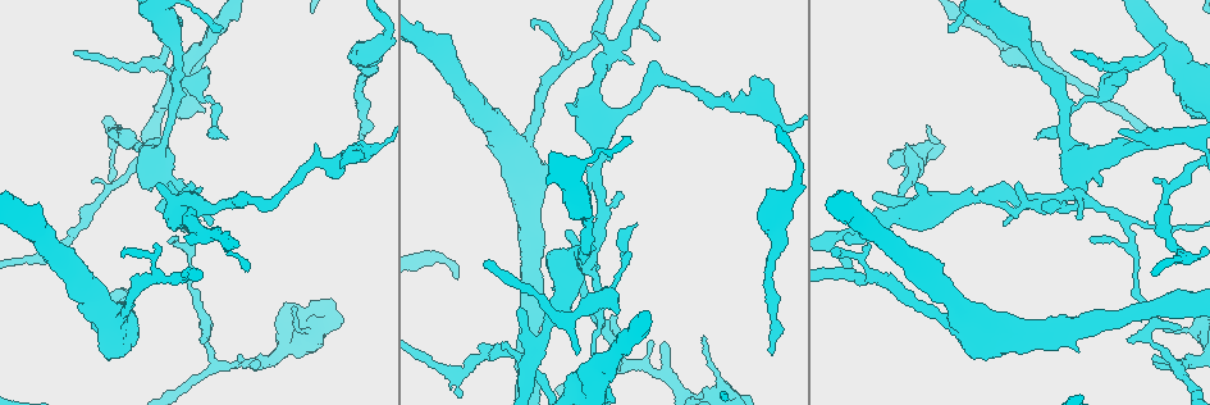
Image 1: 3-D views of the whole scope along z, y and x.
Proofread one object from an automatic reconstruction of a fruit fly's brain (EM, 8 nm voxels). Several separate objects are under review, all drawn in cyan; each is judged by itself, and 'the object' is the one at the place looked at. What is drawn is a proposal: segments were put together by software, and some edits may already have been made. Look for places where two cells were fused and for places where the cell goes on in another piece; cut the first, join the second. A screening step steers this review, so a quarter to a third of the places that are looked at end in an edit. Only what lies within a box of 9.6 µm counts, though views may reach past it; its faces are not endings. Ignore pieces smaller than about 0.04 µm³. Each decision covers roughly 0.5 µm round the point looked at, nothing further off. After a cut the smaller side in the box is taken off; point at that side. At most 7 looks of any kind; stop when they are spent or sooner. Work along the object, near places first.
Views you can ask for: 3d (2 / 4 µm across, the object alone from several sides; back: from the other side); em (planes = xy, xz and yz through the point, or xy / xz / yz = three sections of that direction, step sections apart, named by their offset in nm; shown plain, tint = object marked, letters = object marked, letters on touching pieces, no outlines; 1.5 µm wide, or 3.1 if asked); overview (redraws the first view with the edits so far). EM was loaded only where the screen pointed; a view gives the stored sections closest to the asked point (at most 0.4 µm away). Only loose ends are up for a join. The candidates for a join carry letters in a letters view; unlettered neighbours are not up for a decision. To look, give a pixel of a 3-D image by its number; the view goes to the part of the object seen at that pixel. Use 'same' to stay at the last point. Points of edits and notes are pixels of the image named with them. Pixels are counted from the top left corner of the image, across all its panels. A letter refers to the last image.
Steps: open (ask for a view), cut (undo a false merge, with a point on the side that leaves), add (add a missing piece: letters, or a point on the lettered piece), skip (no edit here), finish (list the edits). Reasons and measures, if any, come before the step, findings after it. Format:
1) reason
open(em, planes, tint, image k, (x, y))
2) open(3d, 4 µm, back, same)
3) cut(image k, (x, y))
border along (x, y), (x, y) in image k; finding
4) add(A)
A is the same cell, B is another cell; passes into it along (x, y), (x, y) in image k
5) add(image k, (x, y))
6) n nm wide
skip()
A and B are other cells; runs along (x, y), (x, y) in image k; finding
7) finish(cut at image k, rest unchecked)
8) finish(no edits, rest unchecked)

free end
open(3d, 2 µm, image 1, (1075, 52))

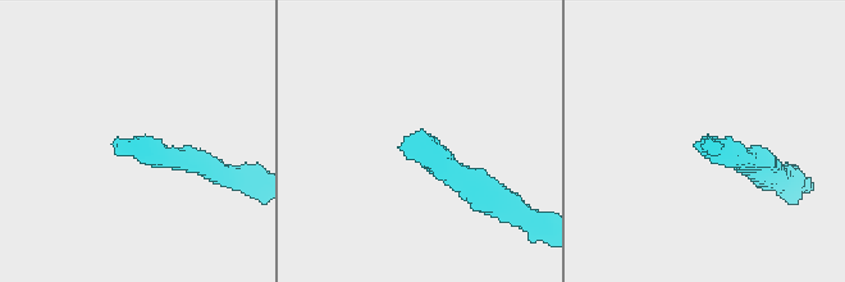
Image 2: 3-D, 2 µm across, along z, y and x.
open(em, xz, step 8, letters, image 2, (399, 149))

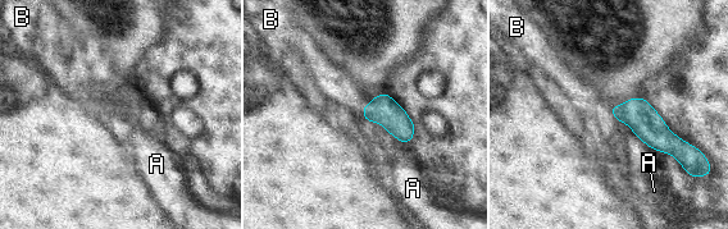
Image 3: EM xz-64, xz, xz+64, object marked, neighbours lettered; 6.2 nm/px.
another direction
open(em, xy, step 8, letters, same)

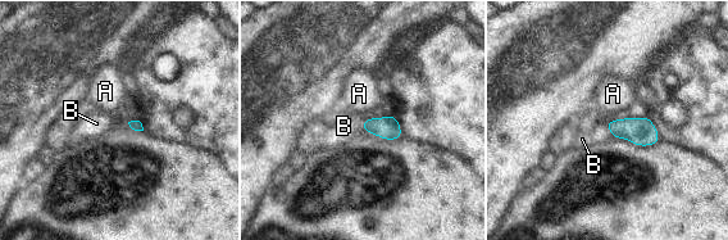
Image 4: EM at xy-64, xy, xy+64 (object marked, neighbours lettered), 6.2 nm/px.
add(B)
B is the same cell, A is another cell; passes into it along (386, 127), (363, 125), (344, 126) in image 4; the cell continues

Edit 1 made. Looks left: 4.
sudden change in width
open(3d, 4 µm, image 1, (1093, 101))

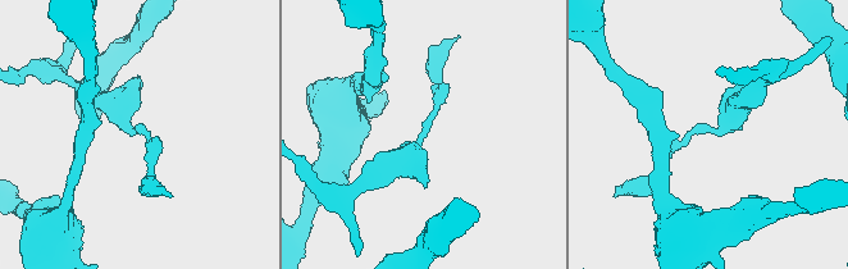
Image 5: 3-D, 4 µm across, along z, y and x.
now the EM
open(em, planes, tint, image 5, (422, 130))

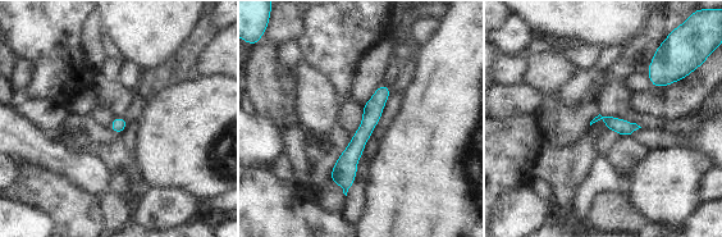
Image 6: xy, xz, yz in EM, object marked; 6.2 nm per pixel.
open(em, planes, letters, same)

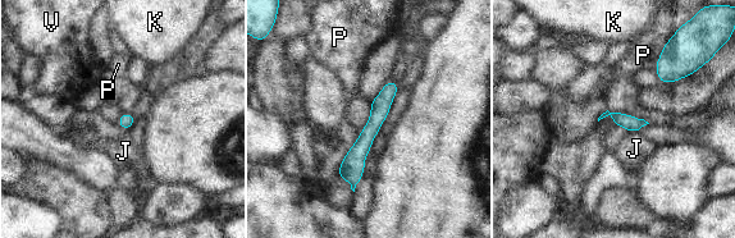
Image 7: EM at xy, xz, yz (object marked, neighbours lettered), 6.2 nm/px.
P touches over 180 nm
skip()
J, K, P and V are other cells; one cell here

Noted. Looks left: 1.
finish(add at image 4, rest unchecked)

